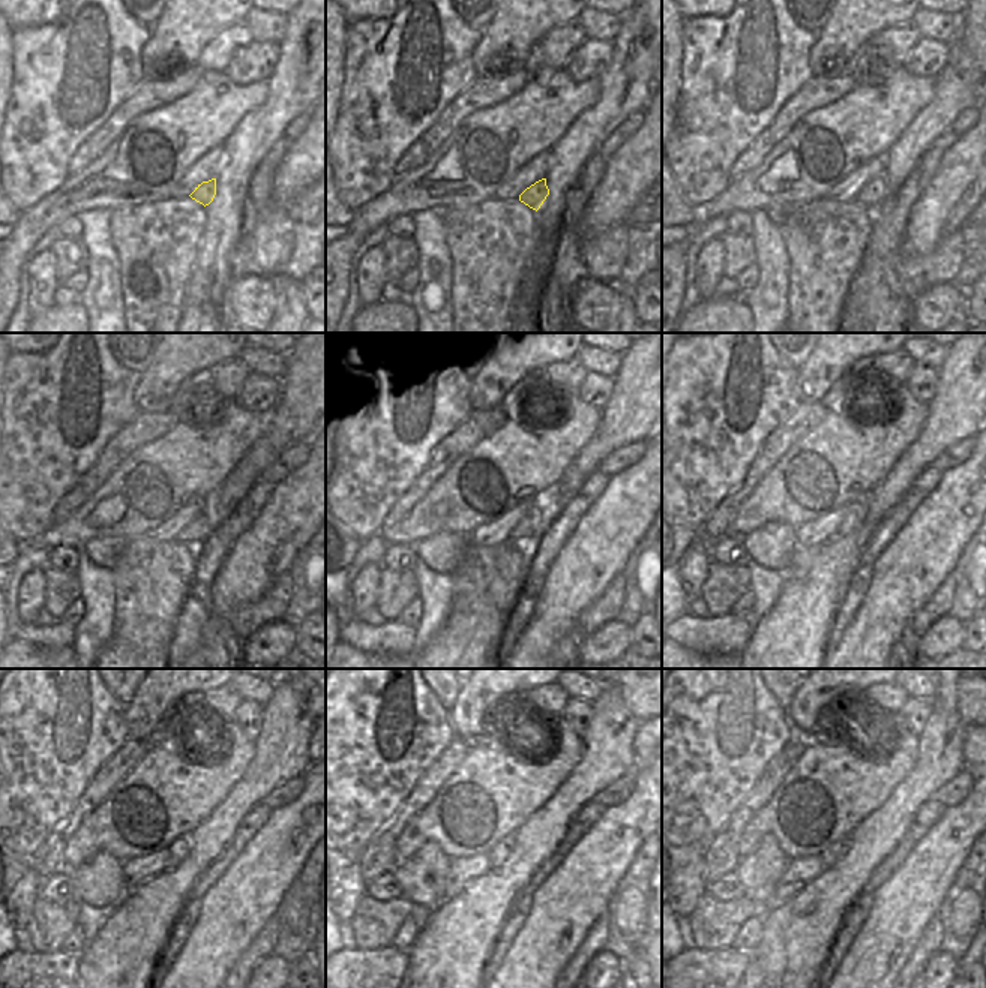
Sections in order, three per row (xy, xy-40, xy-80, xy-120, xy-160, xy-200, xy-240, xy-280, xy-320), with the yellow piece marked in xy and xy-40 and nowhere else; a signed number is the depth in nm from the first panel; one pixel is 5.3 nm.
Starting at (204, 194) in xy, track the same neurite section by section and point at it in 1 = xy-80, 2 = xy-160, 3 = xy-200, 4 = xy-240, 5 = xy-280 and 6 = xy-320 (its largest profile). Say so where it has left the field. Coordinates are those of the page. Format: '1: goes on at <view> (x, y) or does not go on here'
1: goes on at xy-80 (875, 192)
2: goes on at xy-160 (535, 522)
3: goes on at xy-200 (853, 511)
4: goes on at xy-240 (179, 849)
5: goes on at xy-280 (499, 853)
6: goes on at xy-320 (833, 853)

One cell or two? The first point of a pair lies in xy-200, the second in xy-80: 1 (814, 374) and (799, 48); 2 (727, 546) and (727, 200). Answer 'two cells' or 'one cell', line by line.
1: two cells
2: two cells

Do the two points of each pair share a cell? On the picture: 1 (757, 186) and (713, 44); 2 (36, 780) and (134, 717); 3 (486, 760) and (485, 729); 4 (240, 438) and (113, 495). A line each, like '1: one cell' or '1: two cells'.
1: two cells
2: two cells
3: two cells
4: one cell

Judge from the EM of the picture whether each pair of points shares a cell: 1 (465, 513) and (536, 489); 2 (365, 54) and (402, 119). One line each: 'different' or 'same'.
1: same
2: same

